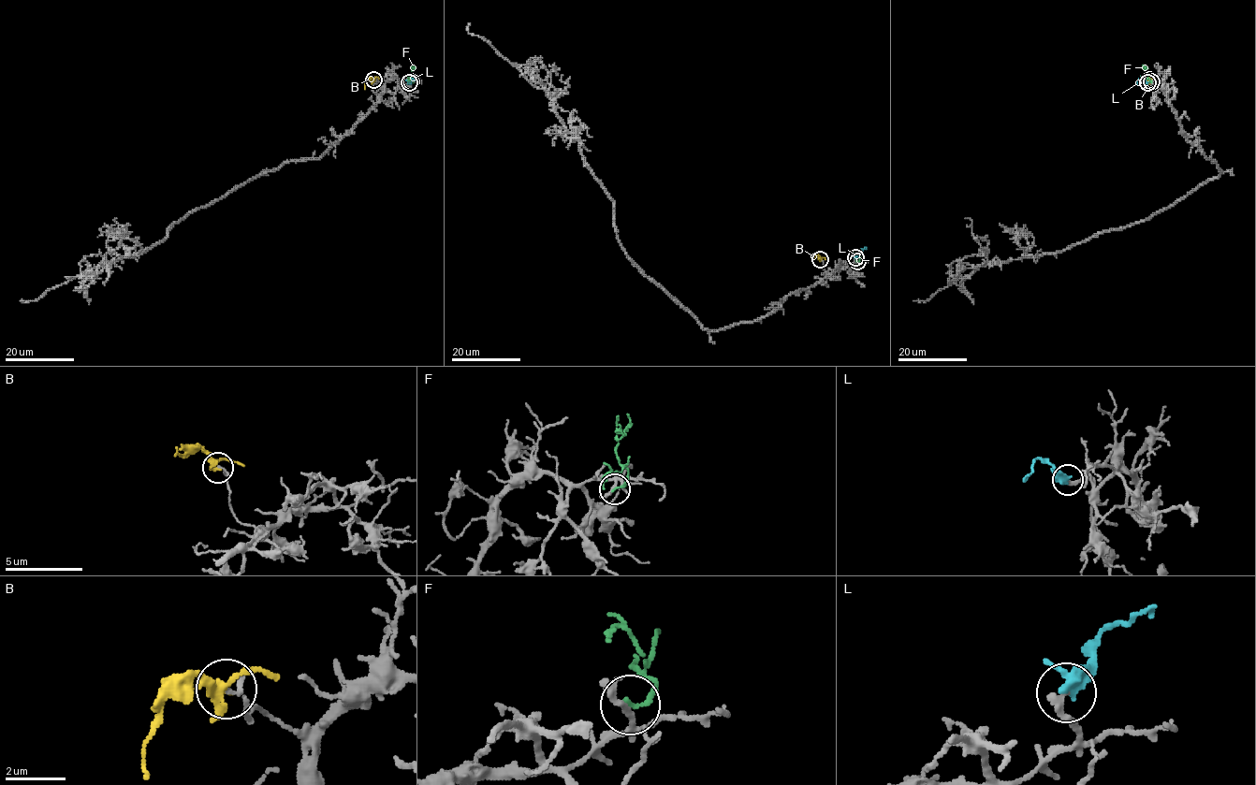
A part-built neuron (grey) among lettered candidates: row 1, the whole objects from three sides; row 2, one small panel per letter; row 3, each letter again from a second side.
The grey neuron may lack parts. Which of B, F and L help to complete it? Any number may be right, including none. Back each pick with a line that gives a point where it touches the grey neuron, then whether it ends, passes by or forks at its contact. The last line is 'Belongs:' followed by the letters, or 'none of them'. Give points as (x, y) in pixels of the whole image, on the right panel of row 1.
L: contact (1147, 82); it passes by
Belongs: L

